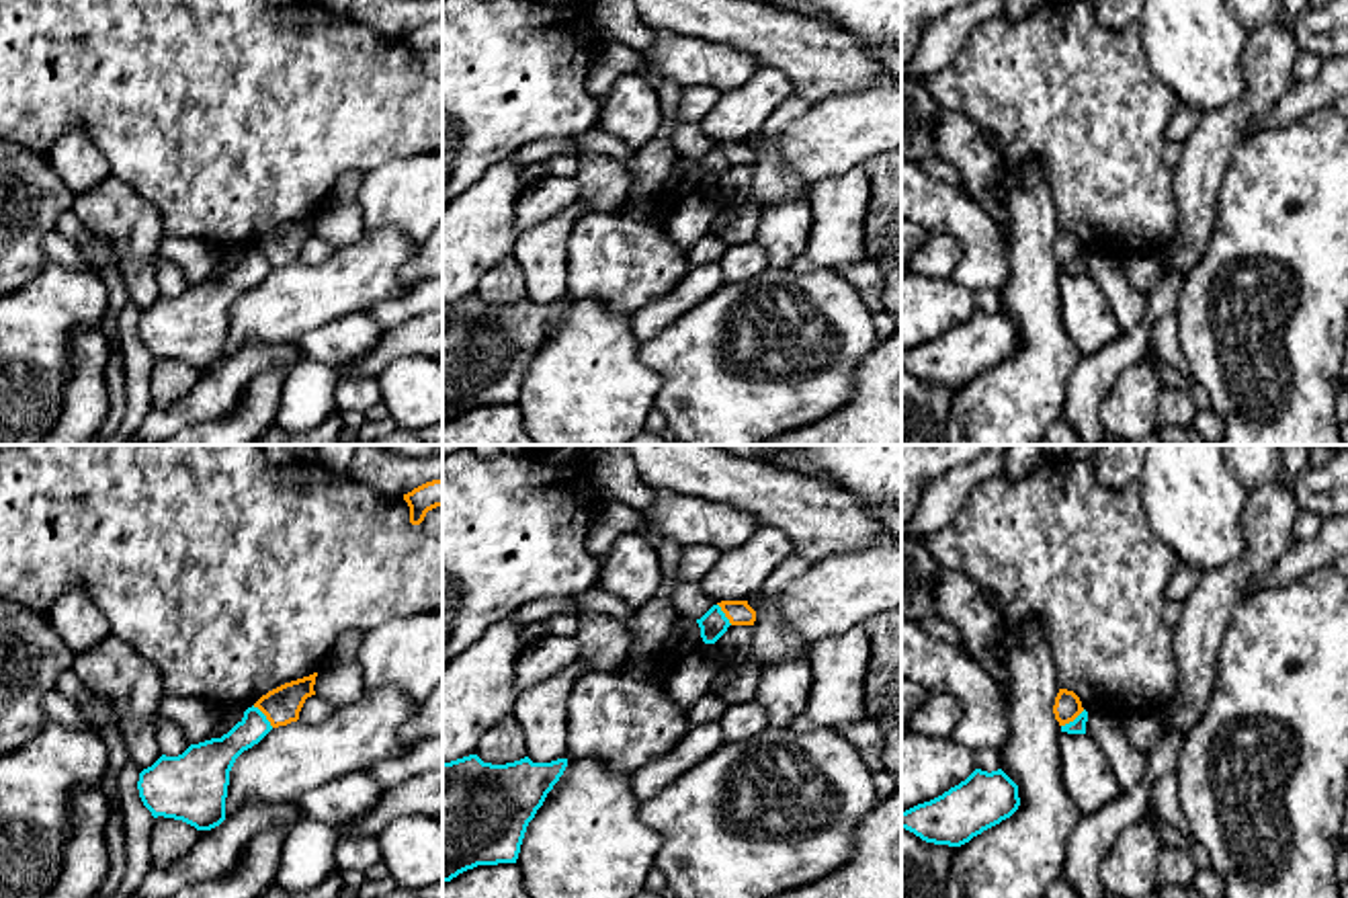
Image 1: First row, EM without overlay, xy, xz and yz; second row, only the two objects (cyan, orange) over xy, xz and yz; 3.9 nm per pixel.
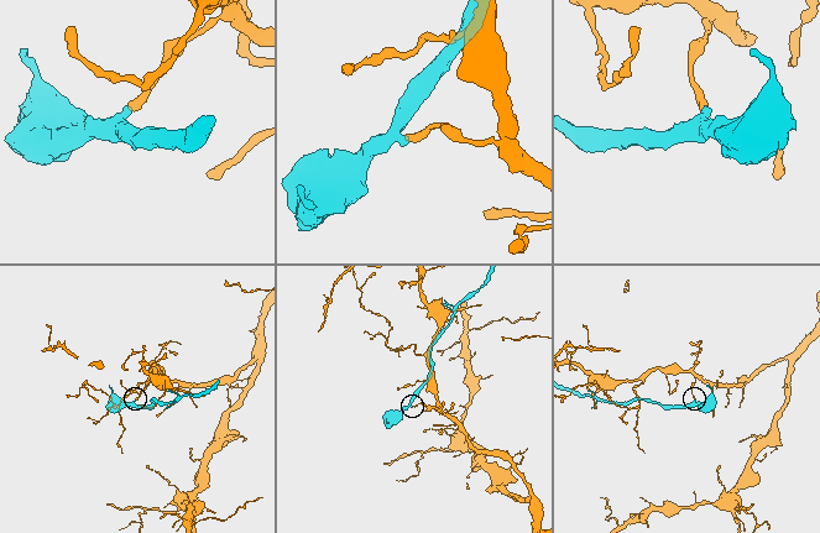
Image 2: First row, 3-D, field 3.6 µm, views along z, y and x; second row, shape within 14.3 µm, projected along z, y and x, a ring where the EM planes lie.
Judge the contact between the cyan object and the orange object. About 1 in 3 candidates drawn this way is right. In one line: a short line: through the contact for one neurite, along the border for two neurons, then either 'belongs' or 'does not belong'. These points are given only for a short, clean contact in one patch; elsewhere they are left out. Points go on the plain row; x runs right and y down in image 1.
xy (253, 247), (273, 267) | does not belong

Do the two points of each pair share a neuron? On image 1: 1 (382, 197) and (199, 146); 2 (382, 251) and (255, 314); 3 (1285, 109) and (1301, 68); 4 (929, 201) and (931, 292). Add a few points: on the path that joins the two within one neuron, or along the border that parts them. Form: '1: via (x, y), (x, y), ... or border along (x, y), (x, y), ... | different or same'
1: border along (412, 154), (388, 158), (367, 173) | different
2: via (351, 281), (285, 304) | same
3: border along (1326, 60), (1312, 78), (1295, 85) | different
4: border along (951, 275), (972, 294) | different

